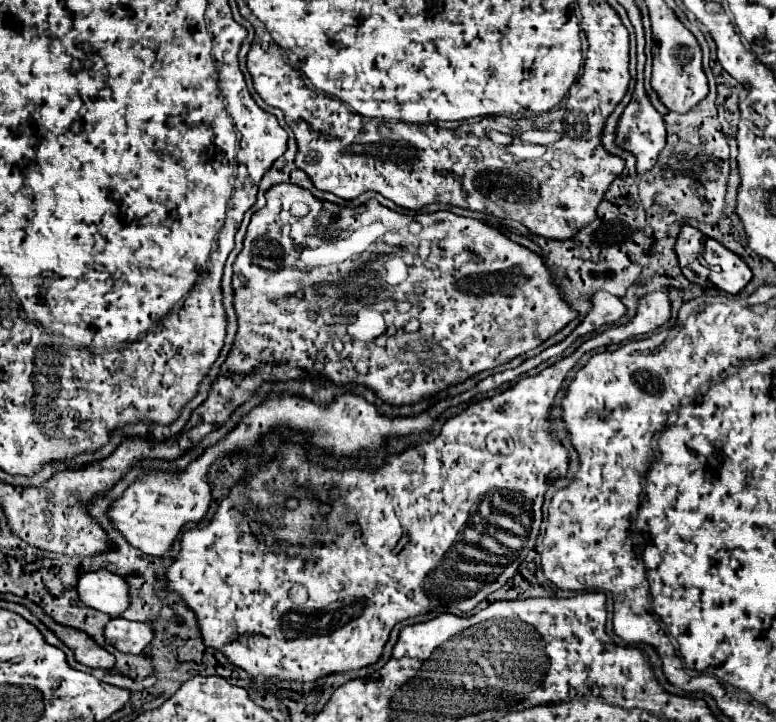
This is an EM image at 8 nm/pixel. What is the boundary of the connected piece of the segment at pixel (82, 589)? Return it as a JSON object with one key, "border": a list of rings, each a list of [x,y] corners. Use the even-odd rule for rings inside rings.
{"border":[[[106,570],[82,574],[78,582],[78,598],[82,604],[88,604],[88,608],[110,616],[118,616],[130,606],[126,580]]]}

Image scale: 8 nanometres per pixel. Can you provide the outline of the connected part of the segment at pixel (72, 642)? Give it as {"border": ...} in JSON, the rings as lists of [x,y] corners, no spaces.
{"border":[[[4,594],[4,600],[12,600],[12,602],[18,602],[18,604],[24,604],[48,630],[52,630],[74,652],[74,658],[80,664],[90,666],[90,668],[112,668],[114,666],[114,662],[116,662],[114,656],[110,652],[106,652],[104,648],[100,648],[84,632],[78,632],[74,628],[66,628],[66,626],[56,624],[48,614],[44,614],[40,608],[36,608],[34,602],[30,602],[26,598],[16,598],[16,596],[10,596],[10,594]]]}

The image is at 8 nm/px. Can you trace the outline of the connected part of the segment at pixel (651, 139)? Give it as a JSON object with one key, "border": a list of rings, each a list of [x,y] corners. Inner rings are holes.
{"border":[[[638,68],[638,78],[636,78],[636,88],[634,88],[632,100],[624,108],[624,112],[620,116],[620,122],[616,126],[616,146],[628,150],[636,158],[636,172],[642,174],[642,172],[648,172],[654,166],[654,162],[658,158],[658,152],[664,148],[664,144],[666,144],[664,120],[654,110],[654,106],[650,104],[646,92],[644,92],[644,68]]]}

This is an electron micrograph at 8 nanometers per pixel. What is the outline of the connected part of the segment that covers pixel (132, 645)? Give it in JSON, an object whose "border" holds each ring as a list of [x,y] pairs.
{"border":[[[112,618],[104,628],[106,642],[116,650],[126,654],[142,654],[146,646],[152,642],[154,632],[150,624],[130,622],[126,618]]]}

